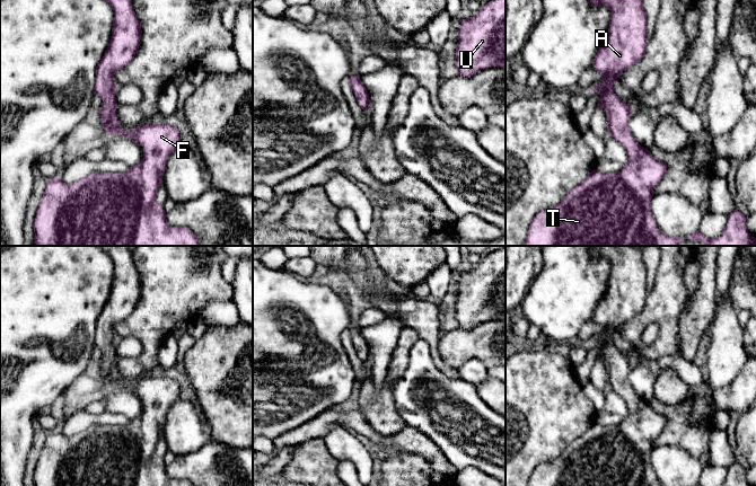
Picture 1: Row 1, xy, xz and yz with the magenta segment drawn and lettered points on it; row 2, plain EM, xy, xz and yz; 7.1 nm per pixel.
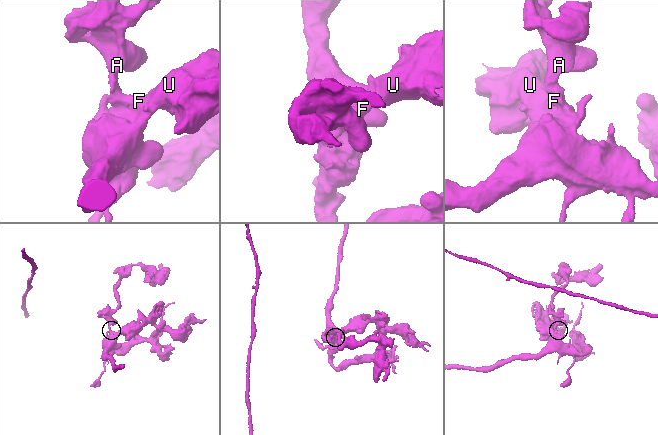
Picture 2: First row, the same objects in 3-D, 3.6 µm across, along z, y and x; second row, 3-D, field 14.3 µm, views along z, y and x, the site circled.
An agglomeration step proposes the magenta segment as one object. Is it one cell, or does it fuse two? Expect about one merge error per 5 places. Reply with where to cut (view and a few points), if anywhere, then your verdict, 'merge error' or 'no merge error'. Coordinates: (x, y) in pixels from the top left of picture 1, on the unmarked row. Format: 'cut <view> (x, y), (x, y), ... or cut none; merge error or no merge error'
cut none; no merge error

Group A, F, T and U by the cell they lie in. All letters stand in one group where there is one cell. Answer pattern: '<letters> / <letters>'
A F T U

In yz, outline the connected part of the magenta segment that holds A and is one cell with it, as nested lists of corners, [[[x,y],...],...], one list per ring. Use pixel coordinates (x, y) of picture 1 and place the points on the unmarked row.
[[[588,246],[592,259],[606,258],[610,263],[608,288],[596,306],[594,320],[604,328],[603,334],[588,344],[598,344],[600,352],[598,360],[604,360],[607,368],[608,388],[618,394],[627,404],[628,414],[618,425],[600,425],[592,423],[579,438],[573,440],[554,460],[540,463],[531,474],[528,486],[665,486],[656,476],[651,466],[653,442],[667,425],[667,417],[652,409],[648,401],[641,399],[630,382],[630,370],[634,361],[617,350],[613,337],[619,327],[642,312],[645,307],[647,267],[643,262],[641,246]]]

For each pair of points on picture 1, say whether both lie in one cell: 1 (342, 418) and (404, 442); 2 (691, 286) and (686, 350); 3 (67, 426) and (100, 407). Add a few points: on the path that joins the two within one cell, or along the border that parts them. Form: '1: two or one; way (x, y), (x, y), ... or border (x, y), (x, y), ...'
1: one; way (358, 423), (375, 438), (388, 440)
2: two; border (699, 268), (699, 286), (692, 295)
3: two; border (82, 409), (93, 414), (100, 414), (106, 411)

